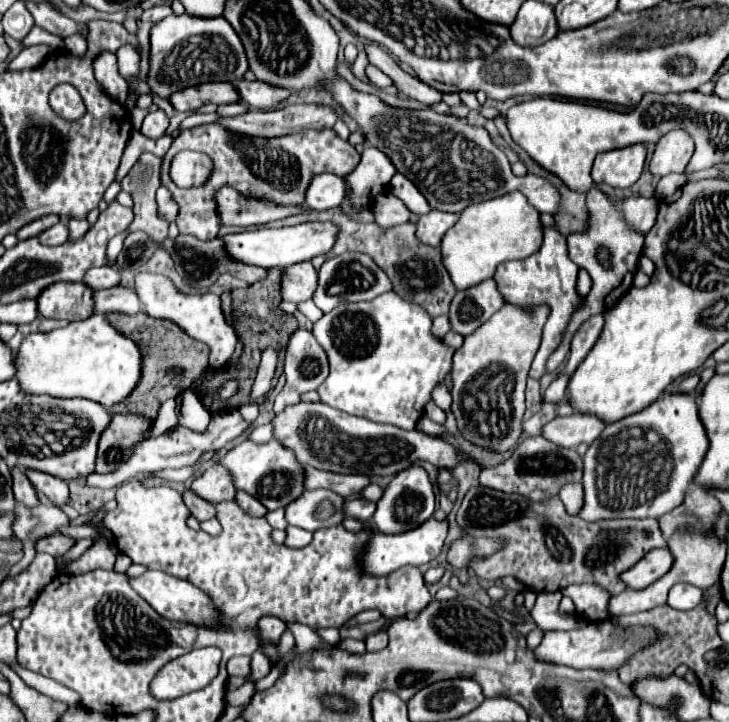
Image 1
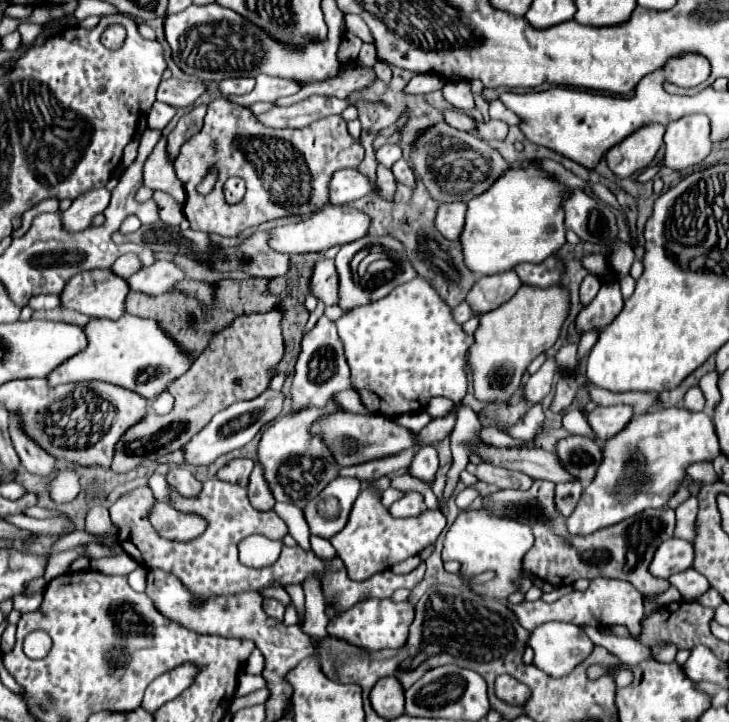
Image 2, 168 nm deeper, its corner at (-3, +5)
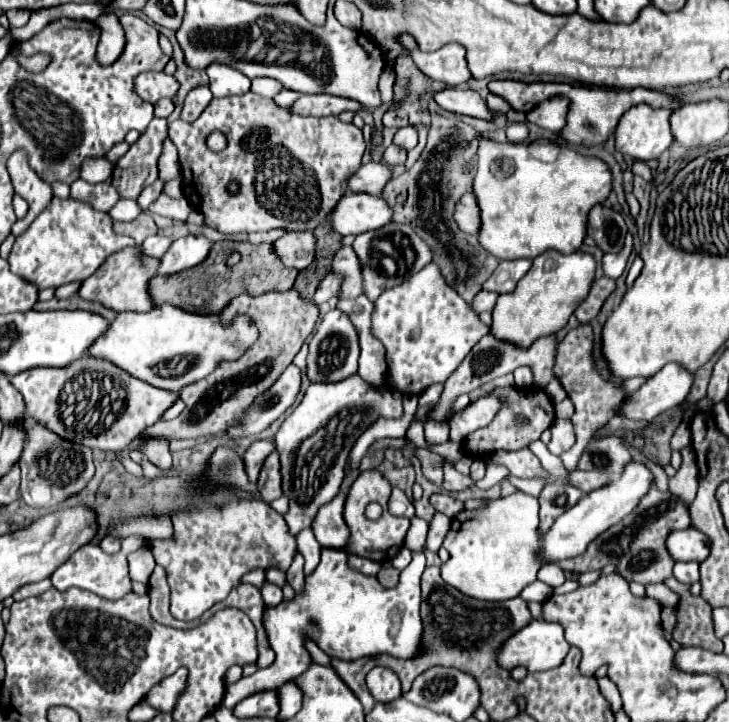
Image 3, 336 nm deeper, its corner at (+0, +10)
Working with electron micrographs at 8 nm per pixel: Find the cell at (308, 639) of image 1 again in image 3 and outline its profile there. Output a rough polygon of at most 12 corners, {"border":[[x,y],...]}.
{"border":[[262,569],[253,570],[242,577],[242,582],[262,588],[266,578]]}

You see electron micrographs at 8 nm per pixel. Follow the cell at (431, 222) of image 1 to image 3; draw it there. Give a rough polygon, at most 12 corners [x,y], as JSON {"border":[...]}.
{"border":[[476,194],[456,204],[454,218],[466,234],[480,232]]}

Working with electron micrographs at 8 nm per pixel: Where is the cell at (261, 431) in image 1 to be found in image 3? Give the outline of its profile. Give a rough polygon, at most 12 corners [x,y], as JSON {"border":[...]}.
{"border":[[338,308],[310,340],[308,378],[338,382],[358,372],[358,332]]}

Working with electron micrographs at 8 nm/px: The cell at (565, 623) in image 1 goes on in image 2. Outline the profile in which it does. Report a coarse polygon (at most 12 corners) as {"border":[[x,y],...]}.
{"border":[[585,625],[595,645],[605,647],[629,667],[653,659],[635,639],[615,637]]}

